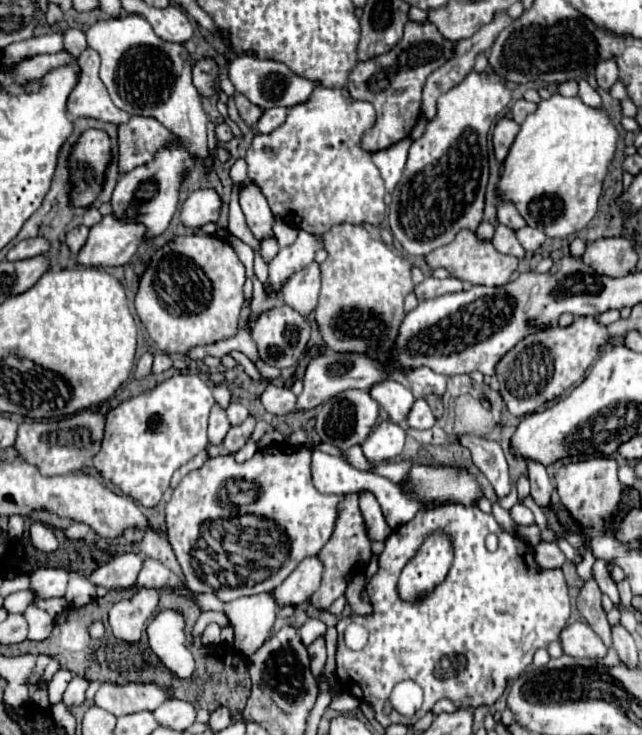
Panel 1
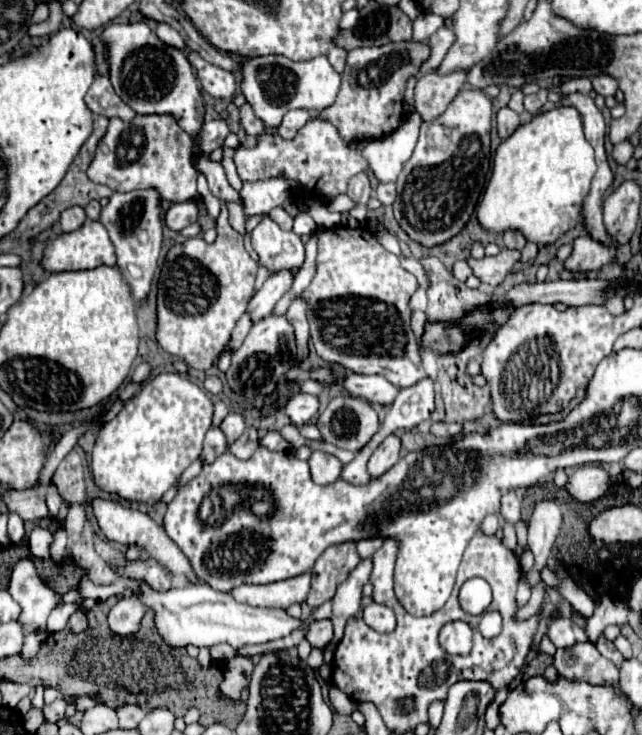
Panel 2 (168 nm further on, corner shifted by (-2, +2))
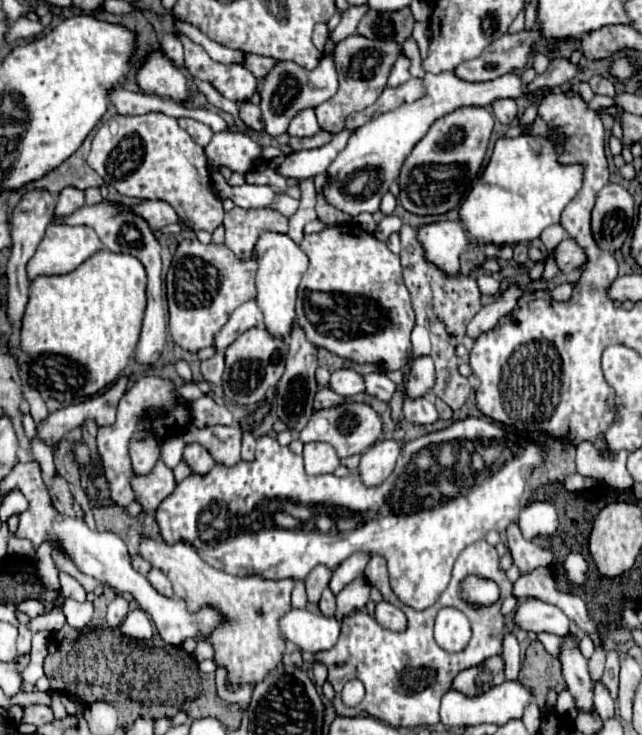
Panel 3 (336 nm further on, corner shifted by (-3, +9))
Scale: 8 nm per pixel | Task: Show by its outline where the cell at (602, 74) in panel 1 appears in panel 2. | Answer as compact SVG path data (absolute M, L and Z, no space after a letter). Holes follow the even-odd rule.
M609 74L595 76L595 78L591 78L591 82L593 82L595 92L601 94L601 96L605 96L605 98L607 98L607 96L615 96L615 92L619 90L617 78L613 78L613 76L609 76Z

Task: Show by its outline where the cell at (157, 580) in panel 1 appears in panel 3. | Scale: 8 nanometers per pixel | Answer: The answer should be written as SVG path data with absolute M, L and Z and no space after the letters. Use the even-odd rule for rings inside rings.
M150 569L148 581L150 581L150 585L154 585L154 589L158 589L158 593L162 593L164 597L172 597L172 585L160 569Z

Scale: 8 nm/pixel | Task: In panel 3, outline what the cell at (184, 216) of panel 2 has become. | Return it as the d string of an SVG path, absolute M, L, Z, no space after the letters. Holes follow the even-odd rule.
M142 201L142 203L132 205L128 209L138 213L150 225L150 229L162 229L164 225L178 223L176 211L164 201Z

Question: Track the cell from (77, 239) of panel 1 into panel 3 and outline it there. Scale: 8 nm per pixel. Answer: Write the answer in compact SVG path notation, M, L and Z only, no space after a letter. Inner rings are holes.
M66 187L62 189L62 193L58 195L58 203L56 203L56 217L68 217L74 211L78 211L84 205L84 191L74 189L74 187Z

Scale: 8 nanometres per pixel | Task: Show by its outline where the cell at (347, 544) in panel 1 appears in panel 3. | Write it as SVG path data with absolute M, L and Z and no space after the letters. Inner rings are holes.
M318 565L310 571L310 575L306 577L306 593L308 593L308 601L310 603L318 603L320 601L320 593L322 589L328 585L330 581L330 575L332 575L332 569L324 567L324 565Z

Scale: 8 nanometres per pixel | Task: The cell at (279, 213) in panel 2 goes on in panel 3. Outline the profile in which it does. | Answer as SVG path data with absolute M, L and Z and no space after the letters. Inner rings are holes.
M234 207L224 217L224 245L242 261L256 257L256 243L264 231L288 233L288 219L272 209Z

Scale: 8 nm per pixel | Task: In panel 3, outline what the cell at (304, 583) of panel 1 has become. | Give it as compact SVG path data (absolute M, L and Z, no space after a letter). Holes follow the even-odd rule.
M142 539L140 543L140 555L156 569L162 569L162 573L166 573L166 577L170 579L172 587L174 587L174 597L182 597L186 601L186 605L190 605L190 611L194 613L194 609L202 609L202 607L210 607L214 611L218 611L224 619L224 623L220 623L214 633L210 633L210 637L198 637L208 641L214 647L214 663L216 665L224 665L228 671L228 687L230 689L238 689L240 685L256 685L258 681L262 681L262 677L266 677L266 673L270 673L270 669L276 669L276 665L282 661L284 651L286 651L286 641L280 635L278 629L278 621L280 617L284 617L292 605L290 605L290 591L294 587L294 579L282 579L282 581L270 581L270 579L262 579L262 577L234 577L228 575L224 571L214 569L212 565L208 565L206 561L202 561L196 555L196 549L188 543L176 543L176 545L168 545L162 539Z

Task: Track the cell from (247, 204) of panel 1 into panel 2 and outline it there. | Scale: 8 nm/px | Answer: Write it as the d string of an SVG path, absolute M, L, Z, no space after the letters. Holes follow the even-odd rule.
M263 214L261 222L251 232L251 242L259 254L259 262L271 272L281 268L299 268L305 260L305 248L295 232L281 230L269 214Z

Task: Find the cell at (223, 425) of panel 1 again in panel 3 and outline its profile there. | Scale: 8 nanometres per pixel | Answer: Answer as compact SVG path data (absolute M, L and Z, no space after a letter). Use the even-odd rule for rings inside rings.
M198 443L186 445L184 451L182 451L182 459L188 463L188 467L192 469L192 473L208 473L214 467L214 459Z

